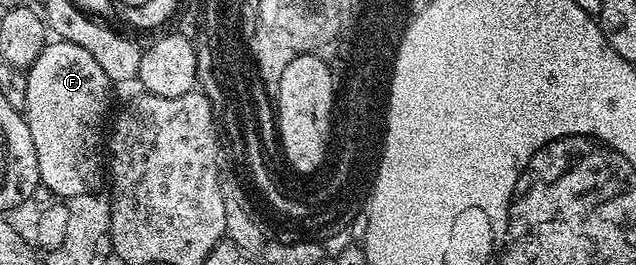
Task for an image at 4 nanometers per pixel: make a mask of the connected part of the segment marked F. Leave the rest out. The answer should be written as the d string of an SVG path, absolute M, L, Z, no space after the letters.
M60 39L46 44L45 50L39 55L39 59L35 64L30 65L27 70L27 97L26 109L23 112L29 122L29 130L31 131L31 139L35 143L35 151L37 152L37 166L41 172L40 184L46 185L53 193L58 193L58 198L70 199L79 194L86 192L90 188L89 180L93 177L93 172L97 169L97 136L101 133L101 120L105 117L105 100L109 97L109 89L111 82L103 75L103 71L99 67L99 63L95 63L95 59L91 59L91 55L87 55L87 51L83 51L83 47L72 45L70 41L62 41Z

